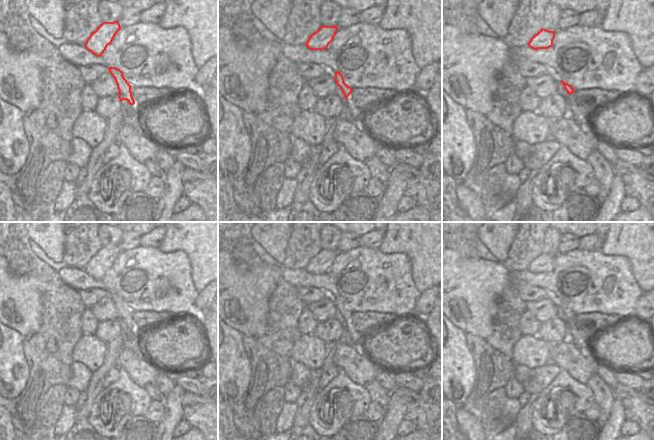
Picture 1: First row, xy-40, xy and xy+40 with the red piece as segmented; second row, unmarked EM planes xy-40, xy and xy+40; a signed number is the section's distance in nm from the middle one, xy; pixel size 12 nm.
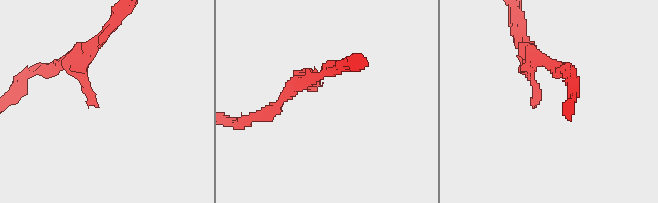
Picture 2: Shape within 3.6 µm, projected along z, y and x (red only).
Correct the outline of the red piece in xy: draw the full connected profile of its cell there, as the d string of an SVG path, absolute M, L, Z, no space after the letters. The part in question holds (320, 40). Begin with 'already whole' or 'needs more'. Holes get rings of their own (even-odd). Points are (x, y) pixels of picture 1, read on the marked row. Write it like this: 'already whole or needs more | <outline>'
already whole | M322 26L308 38L305 45L310 50L324 50L333 41L338 29L337 26Z

